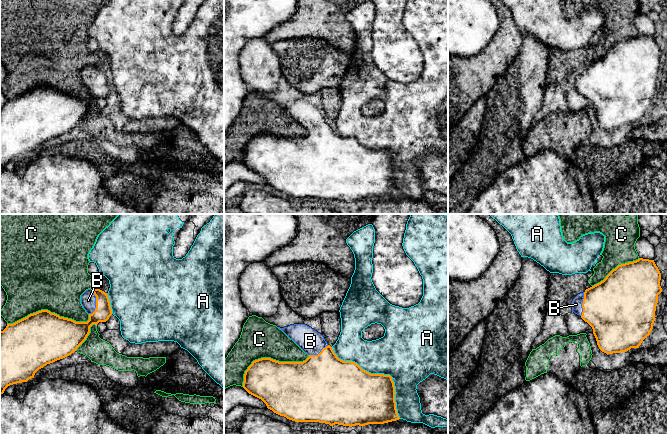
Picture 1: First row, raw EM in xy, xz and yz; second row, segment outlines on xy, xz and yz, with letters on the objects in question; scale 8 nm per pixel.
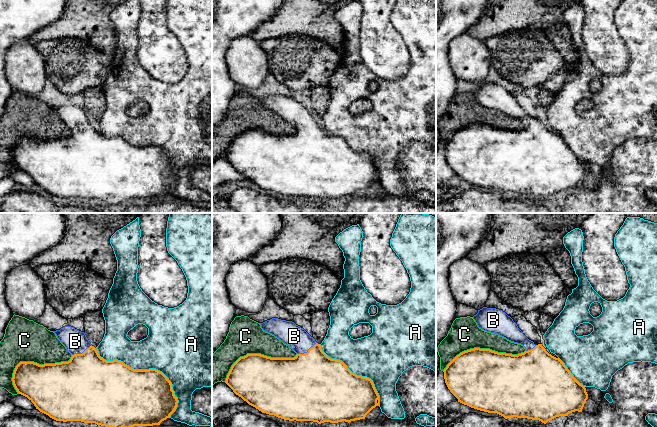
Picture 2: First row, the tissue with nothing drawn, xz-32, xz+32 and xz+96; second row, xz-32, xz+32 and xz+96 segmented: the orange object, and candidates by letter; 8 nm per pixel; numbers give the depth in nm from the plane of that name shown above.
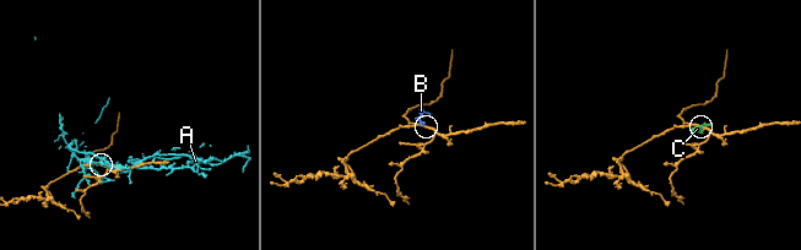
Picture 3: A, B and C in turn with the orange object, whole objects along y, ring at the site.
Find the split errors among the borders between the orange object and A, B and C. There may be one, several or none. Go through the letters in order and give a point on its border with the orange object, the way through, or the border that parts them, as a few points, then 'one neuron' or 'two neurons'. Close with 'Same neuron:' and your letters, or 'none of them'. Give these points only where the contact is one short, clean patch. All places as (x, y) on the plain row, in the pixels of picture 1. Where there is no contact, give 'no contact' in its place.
A: xz (380, 150) | two neurons
B: xy (96, 78) | across xy (103, 87), (96, 78), (88, 76) | one neuron
C: xy (50, 88) | two neurons
Same neuron: B

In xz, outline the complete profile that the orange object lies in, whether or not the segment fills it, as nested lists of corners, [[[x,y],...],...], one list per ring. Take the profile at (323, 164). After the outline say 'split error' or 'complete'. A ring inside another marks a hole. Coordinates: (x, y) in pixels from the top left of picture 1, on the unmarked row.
[[[305,100],[280,104],[309,133],[303,138],[279,138],[261,134],[244,150],[243,164],[261,175],[268,185],[295,198],[319,198],[333,202],[365,202],[399,196],[395,162],[390,151],[371,150],[357,139],[337,133],[324,113]]]; split error

